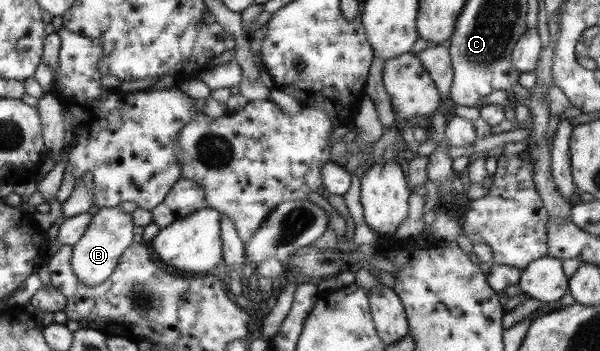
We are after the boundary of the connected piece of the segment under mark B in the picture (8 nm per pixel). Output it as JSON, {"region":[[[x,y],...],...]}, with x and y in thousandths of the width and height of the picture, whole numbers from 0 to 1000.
{"region":[[[197,584],[168,593],[155,615],[137,678],[122,701],[118,761],[127,792],[143,815],[163,815],[177,803],[198,758],[205,718],[222,692],[223,644],[218,610],[203,607]]]}

